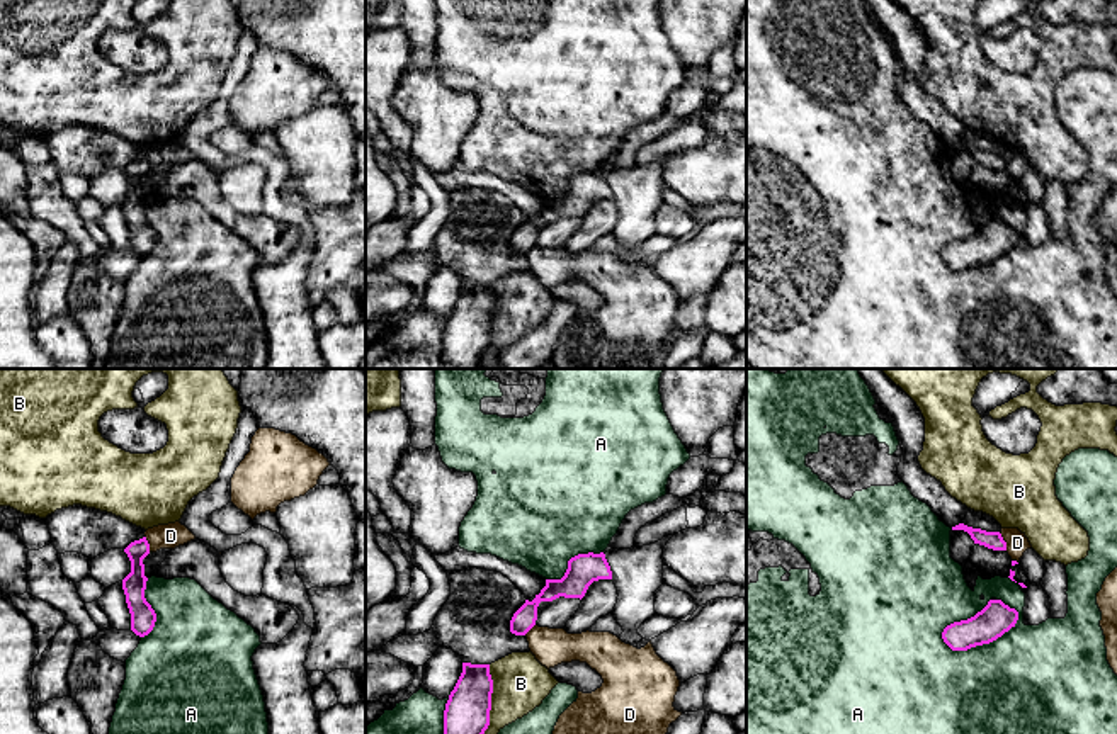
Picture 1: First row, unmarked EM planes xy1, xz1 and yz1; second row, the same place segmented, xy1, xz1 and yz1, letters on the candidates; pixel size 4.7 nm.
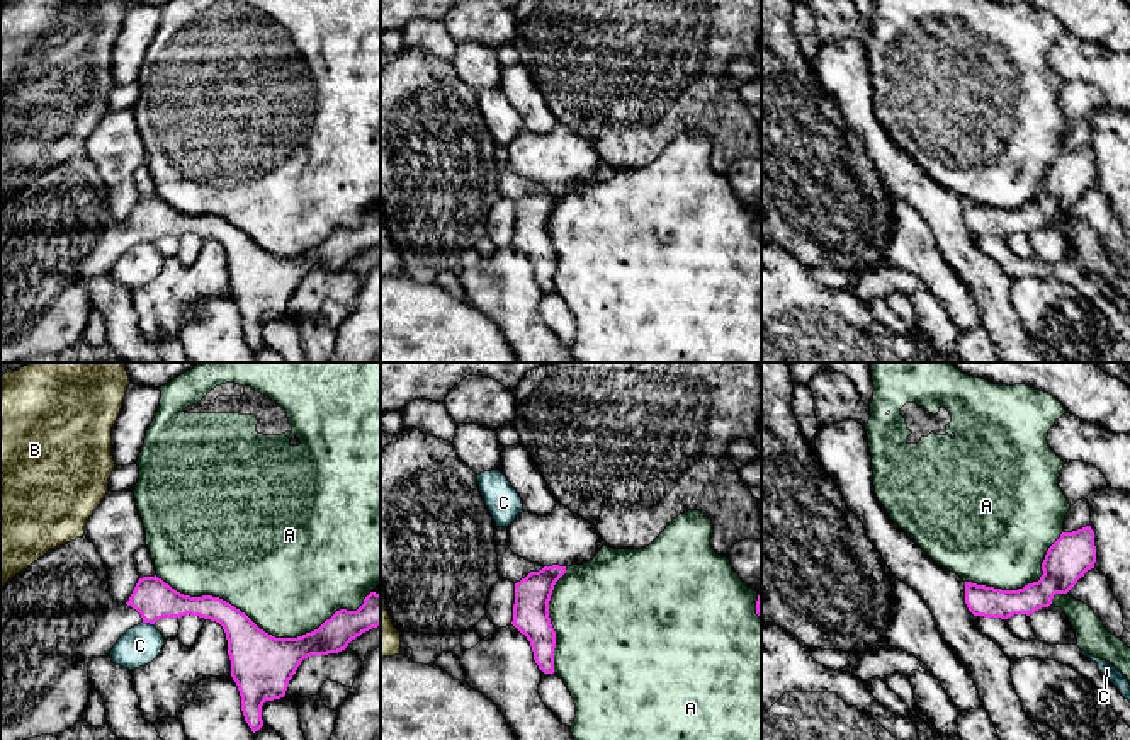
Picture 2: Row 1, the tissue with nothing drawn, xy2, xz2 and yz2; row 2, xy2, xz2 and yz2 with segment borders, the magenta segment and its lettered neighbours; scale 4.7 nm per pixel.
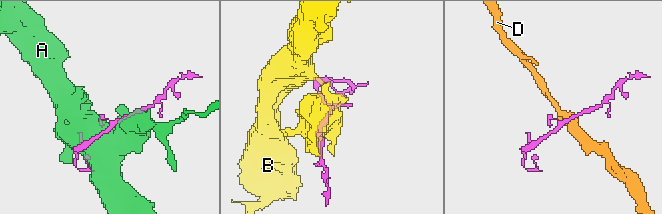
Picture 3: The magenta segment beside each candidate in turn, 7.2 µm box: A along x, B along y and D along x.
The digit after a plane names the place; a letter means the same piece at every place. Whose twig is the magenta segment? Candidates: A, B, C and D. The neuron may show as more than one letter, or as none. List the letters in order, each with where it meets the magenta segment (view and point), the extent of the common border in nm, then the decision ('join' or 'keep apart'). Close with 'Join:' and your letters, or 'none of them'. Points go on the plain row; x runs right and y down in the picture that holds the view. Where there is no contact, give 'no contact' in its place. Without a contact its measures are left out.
A: xy2 (262, 249) | 1050 nm | keep apart
B: xz1 (490, 325) | 400 nm | keep apart
C: xy2 (148, 240) | 60 nm | keep apart
D: yz1 (1003, 160) | 100 nm | keep apart
Join: none of them

